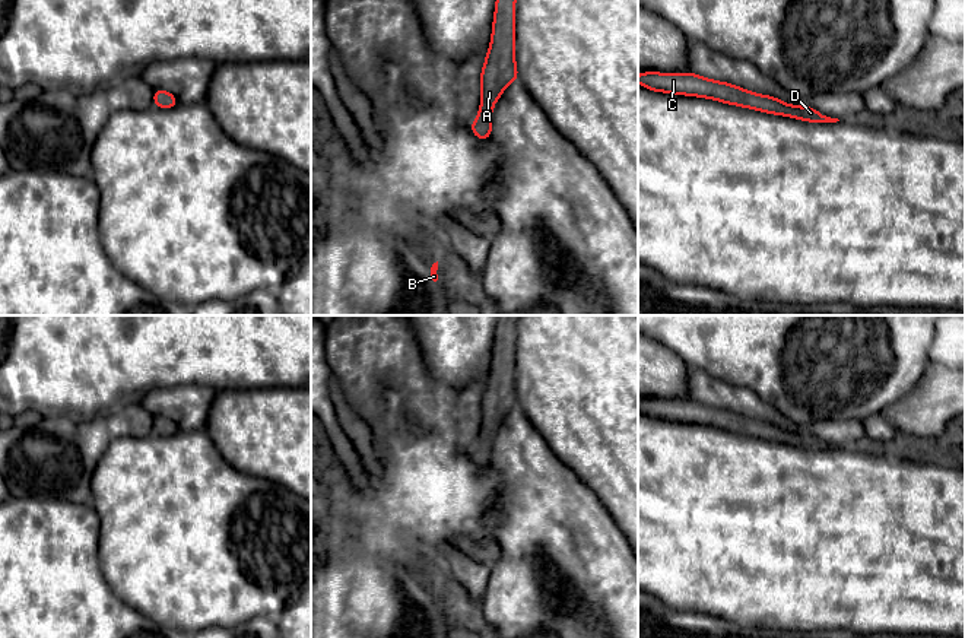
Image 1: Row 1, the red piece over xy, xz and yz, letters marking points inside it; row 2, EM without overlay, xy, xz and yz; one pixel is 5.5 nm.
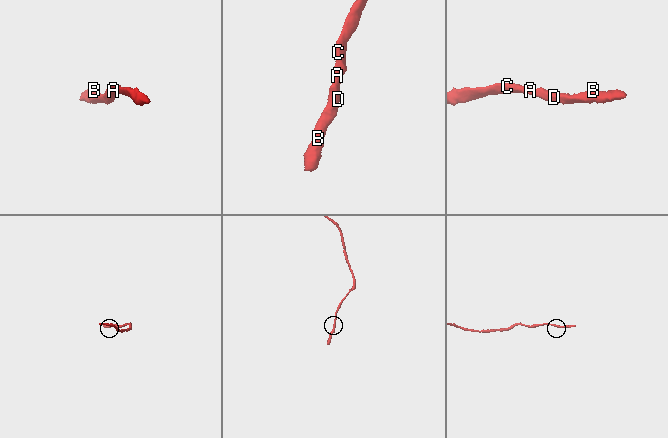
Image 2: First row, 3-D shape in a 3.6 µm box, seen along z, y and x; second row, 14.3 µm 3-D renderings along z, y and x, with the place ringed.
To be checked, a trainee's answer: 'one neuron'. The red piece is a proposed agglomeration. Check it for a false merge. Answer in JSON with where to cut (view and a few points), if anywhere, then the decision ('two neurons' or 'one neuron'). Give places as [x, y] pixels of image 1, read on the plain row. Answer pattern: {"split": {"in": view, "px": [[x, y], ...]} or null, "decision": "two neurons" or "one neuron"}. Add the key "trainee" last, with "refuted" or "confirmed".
{"split": null, "decision": "one neuron", "trainee": "confirmed"}

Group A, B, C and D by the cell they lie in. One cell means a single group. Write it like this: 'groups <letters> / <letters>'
groups A B C D

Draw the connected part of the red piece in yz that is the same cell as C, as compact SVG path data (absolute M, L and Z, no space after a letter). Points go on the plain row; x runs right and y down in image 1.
M645 399L638 401L638 410L654 419L708 425L715 426L718 429L745 434L749 437L762 438L765 441L791 444L807 450L839 448L838 445L823 442L812 434L790 432L787 429L781 429L775 423L759 422L727 409L717 409L698 403L692 399Z

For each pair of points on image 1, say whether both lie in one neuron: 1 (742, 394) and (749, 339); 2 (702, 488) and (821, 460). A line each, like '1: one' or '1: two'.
1: two
2: one

